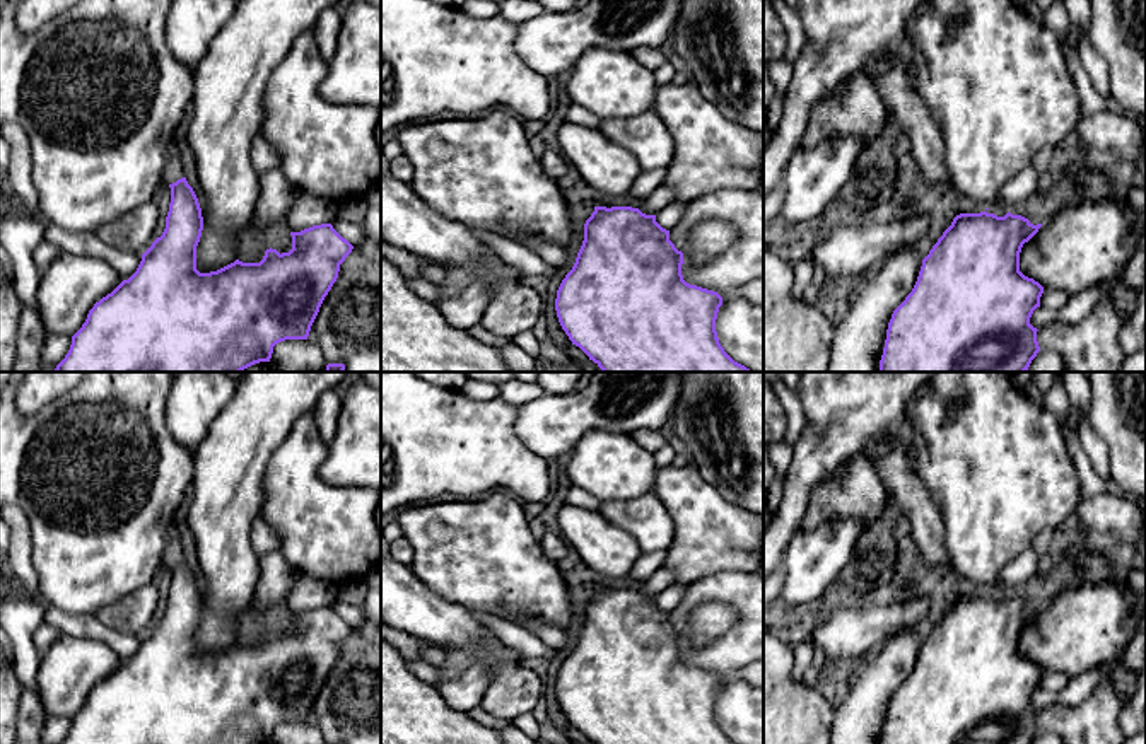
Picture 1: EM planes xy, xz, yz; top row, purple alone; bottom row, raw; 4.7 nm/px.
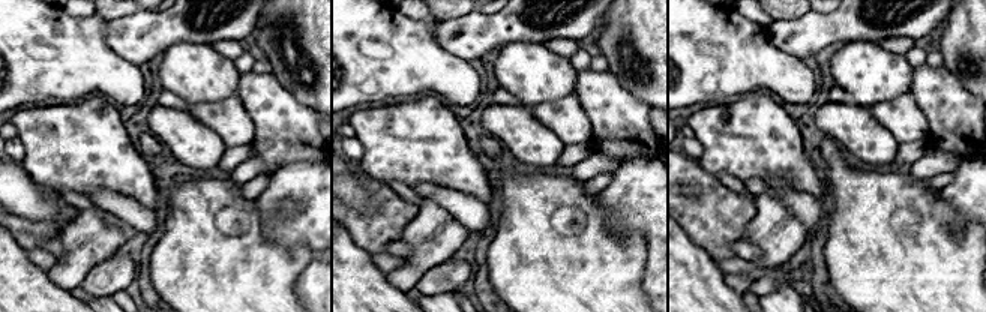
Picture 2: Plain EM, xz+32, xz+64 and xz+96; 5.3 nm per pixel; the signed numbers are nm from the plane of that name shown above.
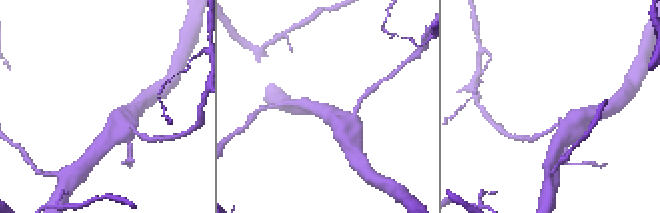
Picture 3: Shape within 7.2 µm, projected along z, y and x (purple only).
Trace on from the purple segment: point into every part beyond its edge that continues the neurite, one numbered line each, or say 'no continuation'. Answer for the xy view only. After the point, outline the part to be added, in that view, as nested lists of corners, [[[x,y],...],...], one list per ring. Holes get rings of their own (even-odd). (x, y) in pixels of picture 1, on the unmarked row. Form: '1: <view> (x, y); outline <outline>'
1: xy (175, 552); outline [[[174,529],[171,538],[169,538],[169,546],[166,551],[164,567],[172,567],[181,560],[184,560],[183,548],[181,548],[181,538],[179,538],[178,529]]]

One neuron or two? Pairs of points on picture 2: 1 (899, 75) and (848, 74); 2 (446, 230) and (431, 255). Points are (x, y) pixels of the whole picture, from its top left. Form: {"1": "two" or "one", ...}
{"1": "one", "2": "one"}

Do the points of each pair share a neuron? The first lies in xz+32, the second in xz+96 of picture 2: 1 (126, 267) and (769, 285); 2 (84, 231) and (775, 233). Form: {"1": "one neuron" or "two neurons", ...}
{"1": "one neuron", "2": "one neuron"}

